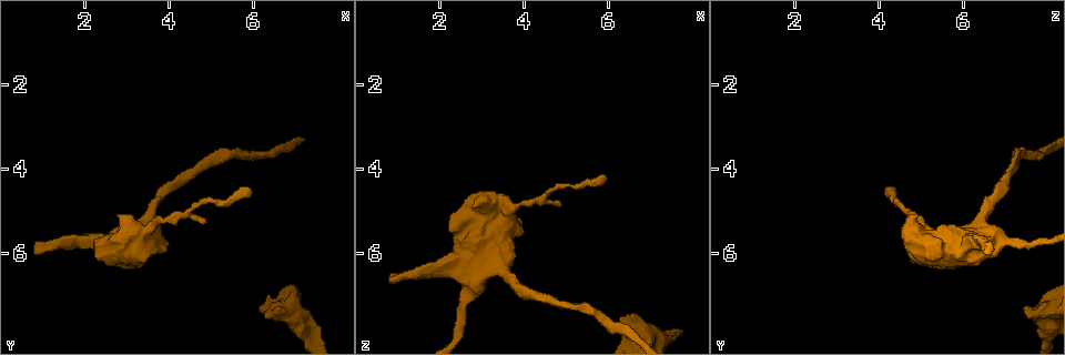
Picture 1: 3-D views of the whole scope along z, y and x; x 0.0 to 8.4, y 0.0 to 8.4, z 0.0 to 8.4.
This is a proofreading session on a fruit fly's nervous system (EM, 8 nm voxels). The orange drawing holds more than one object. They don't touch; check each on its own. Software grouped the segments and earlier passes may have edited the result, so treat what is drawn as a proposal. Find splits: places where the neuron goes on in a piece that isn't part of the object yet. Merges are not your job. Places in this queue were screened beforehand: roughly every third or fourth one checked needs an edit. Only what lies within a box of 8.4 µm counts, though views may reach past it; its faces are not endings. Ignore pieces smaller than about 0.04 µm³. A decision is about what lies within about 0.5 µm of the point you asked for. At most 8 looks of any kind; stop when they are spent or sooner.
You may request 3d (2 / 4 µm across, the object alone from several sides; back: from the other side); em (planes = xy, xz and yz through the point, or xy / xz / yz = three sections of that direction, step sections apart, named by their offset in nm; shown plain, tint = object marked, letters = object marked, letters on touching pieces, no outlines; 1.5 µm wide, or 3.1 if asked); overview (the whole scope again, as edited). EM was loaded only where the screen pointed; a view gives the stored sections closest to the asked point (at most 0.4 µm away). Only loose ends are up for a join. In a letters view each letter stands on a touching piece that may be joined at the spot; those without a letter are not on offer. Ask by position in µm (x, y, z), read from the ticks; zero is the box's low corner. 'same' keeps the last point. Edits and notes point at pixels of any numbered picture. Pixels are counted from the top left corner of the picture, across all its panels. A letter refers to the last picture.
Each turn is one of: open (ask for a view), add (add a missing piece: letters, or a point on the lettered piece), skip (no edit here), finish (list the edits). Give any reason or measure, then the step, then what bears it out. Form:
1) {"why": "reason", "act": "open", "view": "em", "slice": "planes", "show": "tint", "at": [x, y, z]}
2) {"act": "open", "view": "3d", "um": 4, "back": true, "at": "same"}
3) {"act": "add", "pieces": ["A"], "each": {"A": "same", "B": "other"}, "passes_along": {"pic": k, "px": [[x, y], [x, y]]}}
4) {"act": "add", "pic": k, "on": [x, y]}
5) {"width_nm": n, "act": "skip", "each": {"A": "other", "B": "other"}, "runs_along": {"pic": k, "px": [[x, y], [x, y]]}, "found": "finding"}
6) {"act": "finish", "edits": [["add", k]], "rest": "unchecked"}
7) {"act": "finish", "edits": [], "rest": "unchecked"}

{"why": "thick end", "act": "open", "view": "em", "slice": "planes", "show": "letters", "at": [6.25, 7.50, 7.50]}

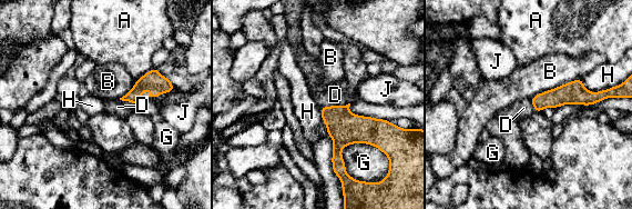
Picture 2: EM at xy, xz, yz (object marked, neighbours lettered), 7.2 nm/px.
{"act": "add", "pieces": ["D"], "each": {"A": "other", "B": "other", "D": "same", "G": "other", "H": "other", "J": "other"}, "passes_along": {"pic": 2, "px": [[345, 128], [335, 106], [335, 95]]}, "found": "the neuron continues"}

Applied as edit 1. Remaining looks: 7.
{"act": "open", "view": "overview"}

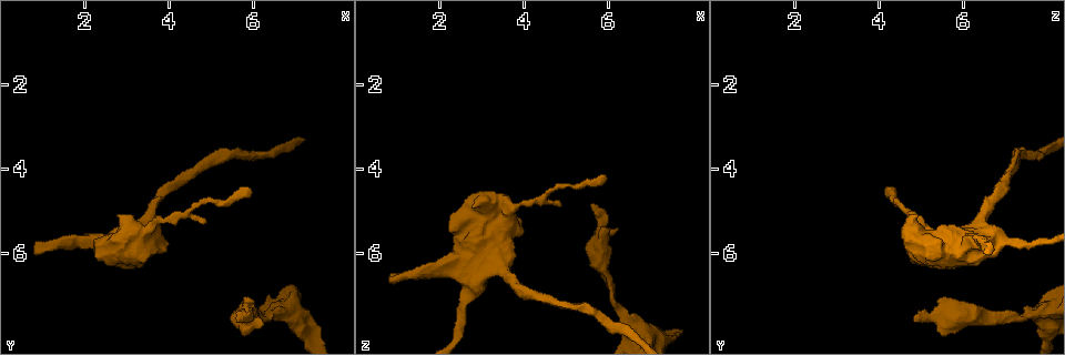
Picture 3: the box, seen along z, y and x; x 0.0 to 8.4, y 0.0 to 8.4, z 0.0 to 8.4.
{"why": "thin end", "act": "open", "view": "em", "slice": "planes", "show": "letters", "at": [5.90, 4.50, 4.15]}

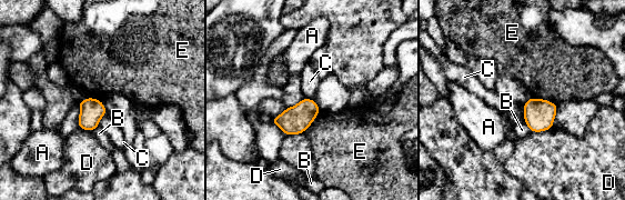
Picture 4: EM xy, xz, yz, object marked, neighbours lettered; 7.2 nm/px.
{"act": "skip", "each": {"A": "other", "B": "other", "C": "other", "D": "other", "E": "other"}, "border": {"pic": 4, "px": [[107, 114], [100, 119], [98, 126]]}, "found": "none of them fits"}

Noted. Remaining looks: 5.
{"why": "an open end", "act": "open", "view": "em", "slice": "yz", "step": 8, "show": "tint", "at": [0.85, 5.95, 6.50]}

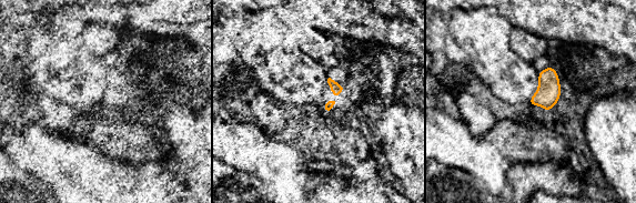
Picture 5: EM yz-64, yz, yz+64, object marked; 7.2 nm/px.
{"why": "see the neighbours", "act": "open", "view": "em", "slice": "yz", "step": 8, "show": "letters", "at": "same"}

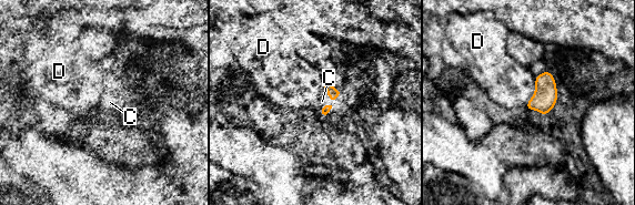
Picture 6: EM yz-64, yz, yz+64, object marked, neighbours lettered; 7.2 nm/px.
{"act": "add", "pieces": ["C"], "each": {"C": "same", "D": "other"}, "found": "it goes on there"}

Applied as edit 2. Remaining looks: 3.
{"act": "finish", "edits": [["add", 2], ["add", 6]], "rest": "unchecked"}

